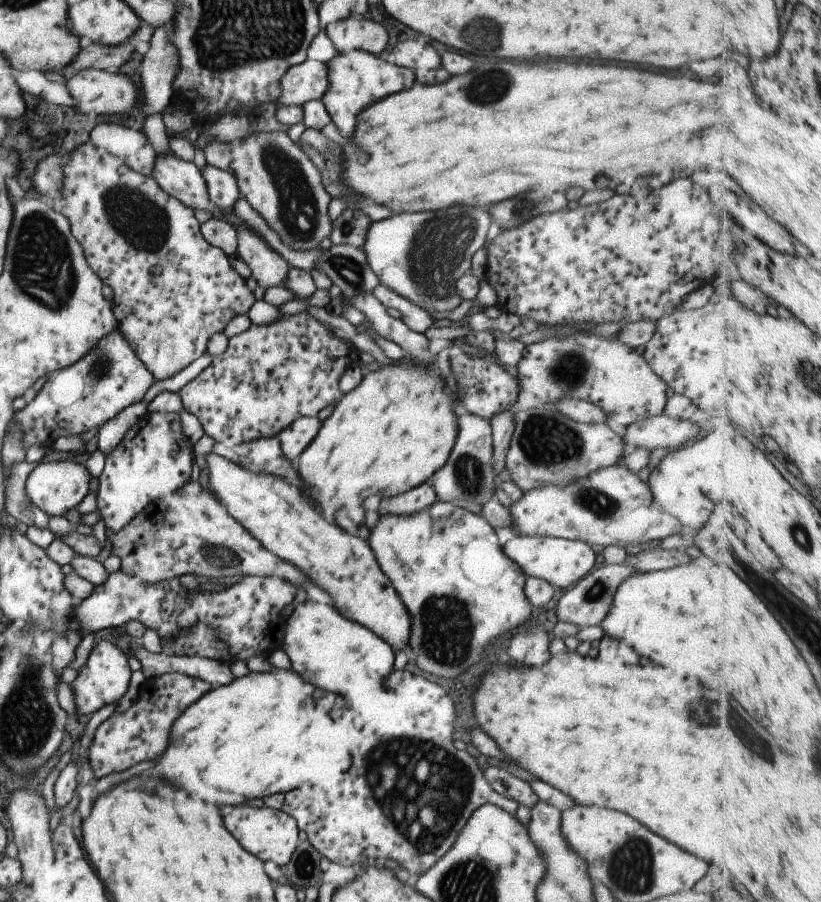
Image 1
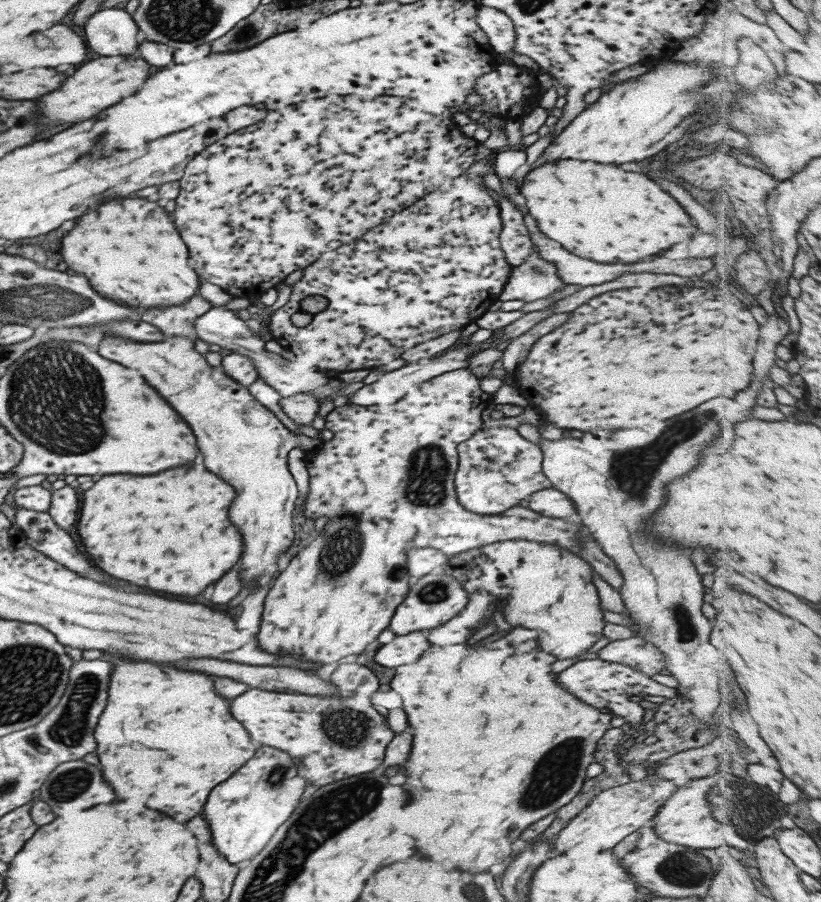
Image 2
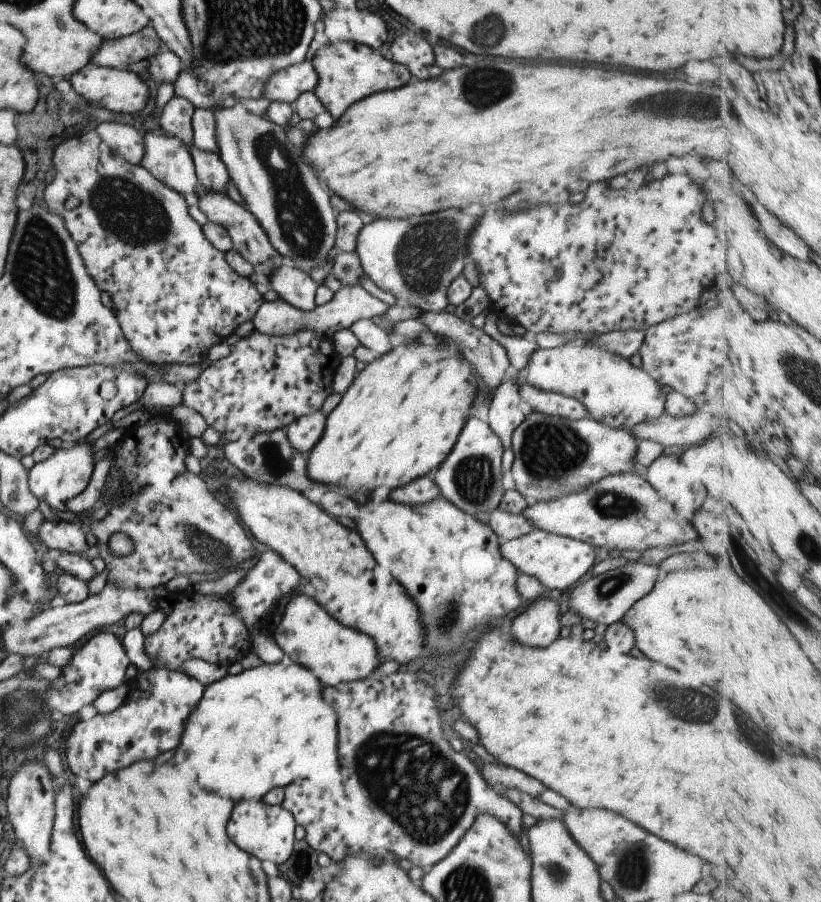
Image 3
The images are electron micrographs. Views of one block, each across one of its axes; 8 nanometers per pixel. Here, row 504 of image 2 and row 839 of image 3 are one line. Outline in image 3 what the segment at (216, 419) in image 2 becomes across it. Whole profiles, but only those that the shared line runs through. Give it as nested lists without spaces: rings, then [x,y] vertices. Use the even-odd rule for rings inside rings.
[[[256,798],[255,800],[240,800],[234,804],[234,810],[232,810],[232,816],[230,816],[230,822],[228,822],[228,838],[232,838],[232,842],[236,842],[236,846],[240,846],[242,850],[246,850],[248,854],[256,856],[261,862],[264,860],[270,860],[277,865],[283,865],[284,862],[292,856],[294,848],[294,842],[296,842],[296,828],[297,822],[294,815],[286,810],[281,804],[271,805],[266,804],[262,799]]]

